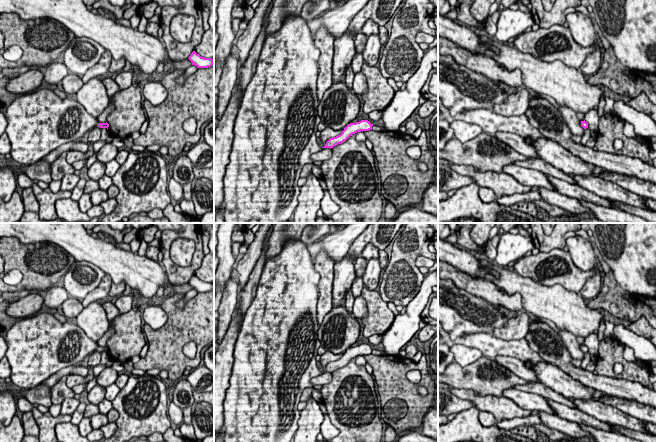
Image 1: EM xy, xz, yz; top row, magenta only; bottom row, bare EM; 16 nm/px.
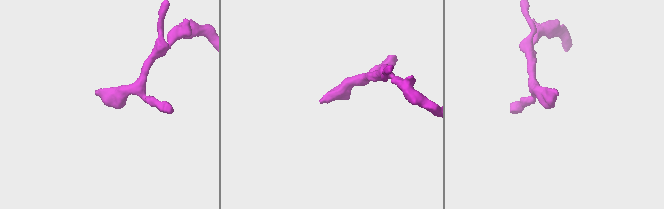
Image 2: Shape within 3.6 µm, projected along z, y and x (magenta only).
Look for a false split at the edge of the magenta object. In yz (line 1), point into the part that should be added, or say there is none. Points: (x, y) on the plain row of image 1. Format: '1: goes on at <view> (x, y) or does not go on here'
1: does not go on here

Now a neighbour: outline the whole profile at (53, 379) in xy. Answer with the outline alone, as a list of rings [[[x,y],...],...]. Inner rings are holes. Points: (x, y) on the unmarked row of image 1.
[[[82,362],[59,370],[58,372],[51,375],[44,382],[42,382],[41,385],[47,385],[48,387],[54,386],[63,376],[69,375],[75,367],[78,367],[80,365],[82,365]]]

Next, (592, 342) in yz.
[[[591,333],[585,338],[585,345],[588,347],[588,352],[591,356],[591,361],[597,362],[599,350],[598,334]]]

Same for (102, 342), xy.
[[[109,326],[107,332],[96,342],[99,347],[106,347],[107,340],[114,334],[113,326]]]

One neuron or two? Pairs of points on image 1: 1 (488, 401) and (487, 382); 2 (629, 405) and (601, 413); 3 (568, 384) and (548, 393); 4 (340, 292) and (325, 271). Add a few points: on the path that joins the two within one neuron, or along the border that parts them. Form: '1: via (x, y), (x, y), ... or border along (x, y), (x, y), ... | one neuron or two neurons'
1: border along (465, 389), (471, 389), (478, 394), (502, 397) | two neurons
2: border along (598, 401), (615, 406), (638, 419) | two neurons
3: border along (540, 381), (568, 398) | two neurons
4: border along (334, 262), (333, 306) | two neurons

